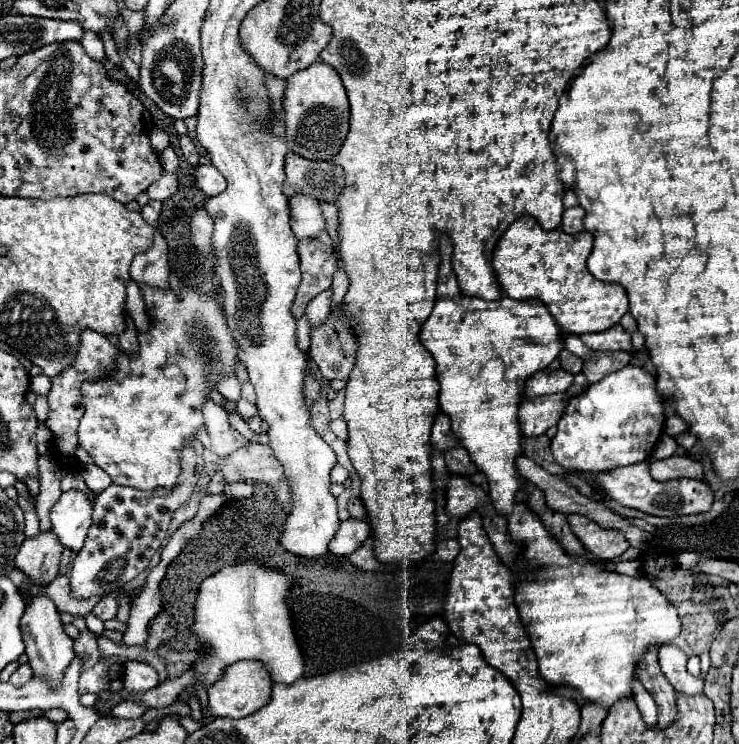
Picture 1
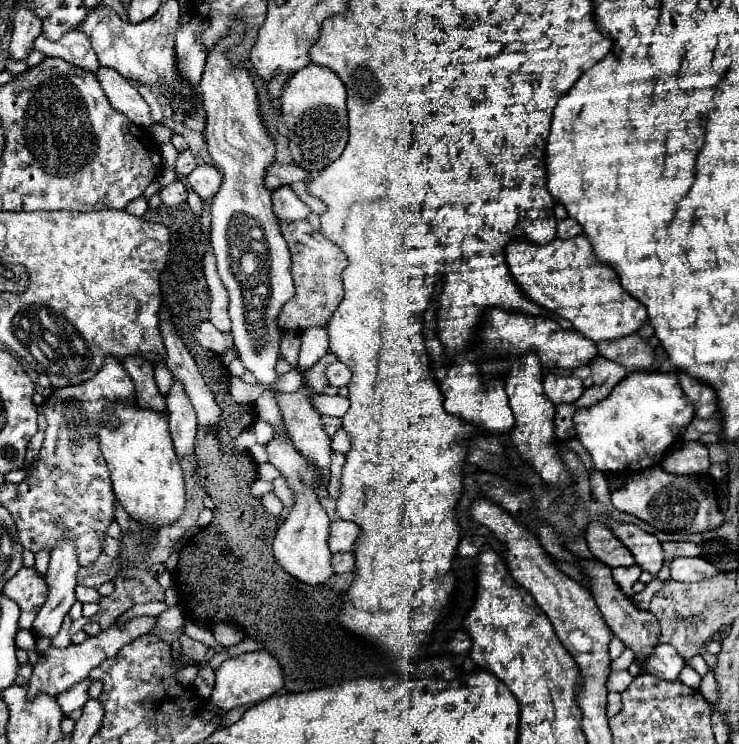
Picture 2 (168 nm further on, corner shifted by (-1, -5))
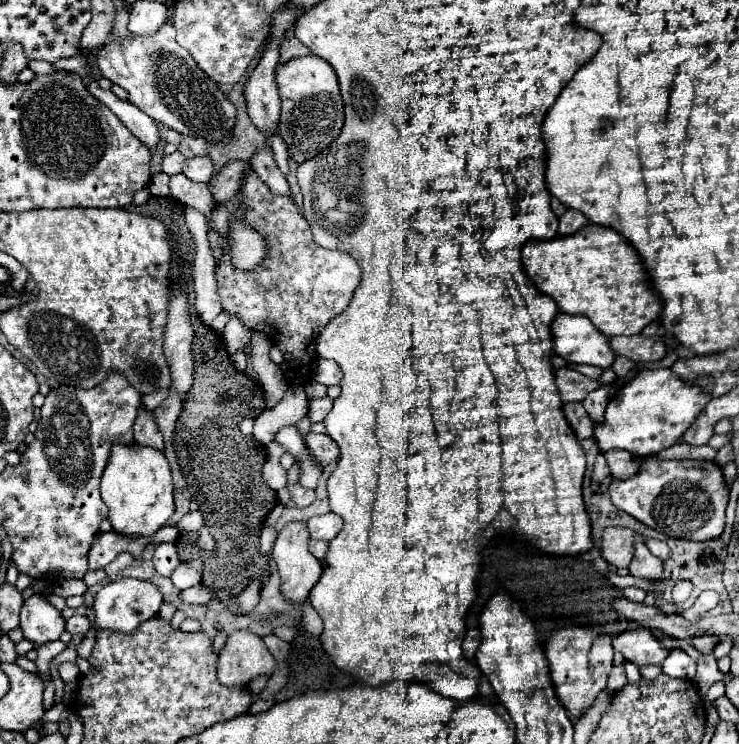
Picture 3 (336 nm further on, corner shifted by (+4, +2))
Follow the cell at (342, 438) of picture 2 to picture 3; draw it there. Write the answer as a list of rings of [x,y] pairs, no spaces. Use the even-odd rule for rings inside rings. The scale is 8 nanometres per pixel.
[[[309,432],[305,436],[307,440],[307,446],[309,446],[309,454],[313,456],[313,460],[325,468],[329,462],[337,460],[339,458],[339,450],[337,450],[337,444],[327,436],[327,434],[315,434],[315,432]]]

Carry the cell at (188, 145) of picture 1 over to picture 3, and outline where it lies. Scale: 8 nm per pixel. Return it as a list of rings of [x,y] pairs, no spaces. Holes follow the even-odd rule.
[[[177,150],[177,152],[173,152],[173,154],[169,154],[169,156],[163,158],[161,170],[163,170],[167,176],[173,176],[173,174],[179,174],[179,172],[183,170],[183,164],[185,164],[185,156]]]

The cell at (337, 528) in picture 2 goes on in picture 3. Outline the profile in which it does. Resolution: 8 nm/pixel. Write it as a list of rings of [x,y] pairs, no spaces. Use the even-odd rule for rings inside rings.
[[[323,514],[323,516],[315,516],[315,518],[311,518],[309,522],[307,522],[307,526],[309,526],[309,534],[311,534],[311,538],[317,538],[317,540],[333,540],[337,534],[339,534],[339,530],[341,530],[341,526],[343,526],[343,520],[337,516],[337,514]]]

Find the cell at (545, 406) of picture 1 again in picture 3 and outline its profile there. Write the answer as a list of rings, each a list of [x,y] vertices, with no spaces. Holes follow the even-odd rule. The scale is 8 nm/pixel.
[[[581,402],[565,404],[565,416],[567,416],[567,420],[569,420],[569,424],[571,424],[571,428],[579,440],[593,436],[593,422],[589,420]]]

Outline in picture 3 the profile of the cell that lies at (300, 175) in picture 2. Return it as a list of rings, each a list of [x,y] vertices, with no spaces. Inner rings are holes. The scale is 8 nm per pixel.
[[[227,162],[221,170],[217,170],[209,182],[209,190],[215,202],[225,202],[231,196],[235,196],[247,170],[249,170],[247,162]]]

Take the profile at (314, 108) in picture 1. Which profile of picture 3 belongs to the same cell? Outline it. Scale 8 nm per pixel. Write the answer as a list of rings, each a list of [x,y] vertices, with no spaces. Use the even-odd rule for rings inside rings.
[[[319,56],[293,58],[277,66],[277,86],[281,94],[281,122],[279,134],[289,148],[289,156],[301,164],[321,154],[341,132],[343,126],[343,100],[339,94],[337,74],[329,62]]]

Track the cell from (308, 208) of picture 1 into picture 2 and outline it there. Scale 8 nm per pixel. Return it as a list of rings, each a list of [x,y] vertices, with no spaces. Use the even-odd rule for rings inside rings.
[[[282,187],[272,191],[272,205],[274,205],[274,213],[280,221],[304,221],[310,215],[310,207],[306,203],[300,201],[300,197],[290,189],[290,187]]]

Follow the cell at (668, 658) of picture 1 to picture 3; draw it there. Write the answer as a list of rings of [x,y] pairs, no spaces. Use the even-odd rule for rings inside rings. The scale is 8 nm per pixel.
[[[643,626],[621,632],[619,636],[615,636],[613,648],[617,652],[621,652],[623,658],[633,662],[635,666],[663,664],[663,660],[669,656],[669,652],[665,648],[661,648],[661,644],[653,636],[653,632]]]

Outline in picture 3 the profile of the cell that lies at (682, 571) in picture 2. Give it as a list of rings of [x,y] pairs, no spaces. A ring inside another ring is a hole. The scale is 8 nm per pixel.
[[[645,538],[645,542],[647,542],[647,548],[649,548],[657,558],[661,558],[661,560],[667,558],[669,548],[667,548],[665,542],[661,542],[661,540],[653,540],[653,538]]]

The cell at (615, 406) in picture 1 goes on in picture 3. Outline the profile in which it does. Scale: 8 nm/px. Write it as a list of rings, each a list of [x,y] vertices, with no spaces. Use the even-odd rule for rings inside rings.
[[[671,368],[643,370],[607,404],[605,422],[595,426],[595,440],[601,452],[619,448],[633,456],[657,454],[683,436],[711,398],[701,386],[681,380]]]

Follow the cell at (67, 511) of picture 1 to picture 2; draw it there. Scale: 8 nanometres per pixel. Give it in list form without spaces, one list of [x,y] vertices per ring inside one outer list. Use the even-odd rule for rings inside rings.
[[[66,531],[66,539],[58,539],[58,547],[54,547],[52,557],[50,557],[50,567],[46,571],[46,583],[48,583],[48,599],[42,605],[32,629],[36,635],[46,635],[46,637],[54,637],[60,631],[62,619],[64,615],[70,611],[70,607],[74,605],[76,597],[74,597],[74,589],[76,589],[76,577],[78,577],[78,553],[74,551],[74,539],[68,537]]]

